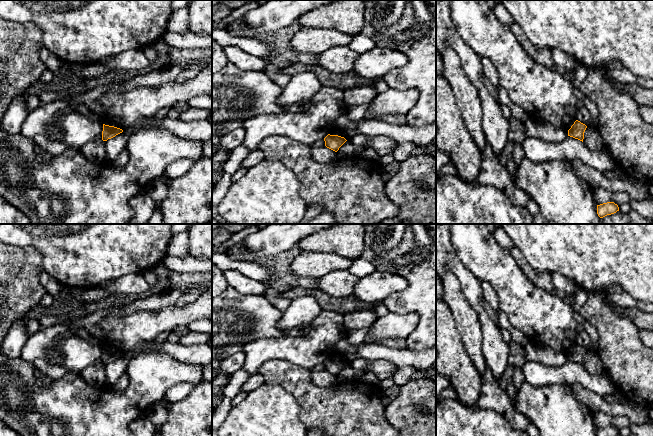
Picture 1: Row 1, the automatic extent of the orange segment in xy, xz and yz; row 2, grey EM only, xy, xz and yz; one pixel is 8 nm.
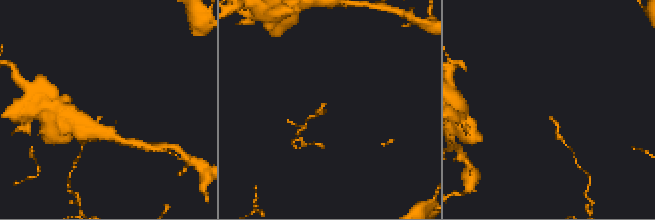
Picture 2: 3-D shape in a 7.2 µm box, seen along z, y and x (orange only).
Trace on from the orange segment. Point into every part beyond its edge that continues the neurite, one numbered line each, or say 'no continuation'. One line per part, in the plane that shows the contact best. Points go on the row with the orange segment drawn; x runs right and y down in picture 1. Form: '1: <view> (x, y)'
no continuation

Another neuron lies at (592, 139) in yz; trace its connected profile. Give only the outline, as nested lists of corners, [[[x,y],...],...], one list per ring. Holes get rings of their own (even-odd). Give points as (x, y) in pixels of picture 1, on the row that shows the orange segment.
[[[589,126],[584,132],[583,143],[591,151],[601,151],[604,148],[603,140],[597,130],[597,128]]]

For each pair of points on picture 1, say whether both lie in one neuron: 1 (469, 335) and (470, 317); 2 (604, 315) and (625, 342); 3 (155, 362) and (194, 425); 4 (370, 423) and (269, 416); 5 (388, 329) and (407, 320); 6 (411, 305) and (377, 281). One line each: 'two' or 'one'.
1: one
2: one
3: two
4: two
5: one
6: two

